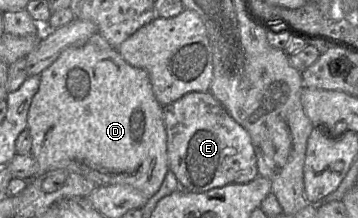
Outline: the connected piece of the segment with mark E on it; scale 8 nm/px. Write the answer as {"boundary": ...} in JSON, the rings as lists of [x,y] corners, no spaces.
{"boundary":[[[209,91],[191,92],[164,106],[163,119],[168,167],[180,188],[201,193],[229,184],[248,183],[259,175],[249,133]]]}

